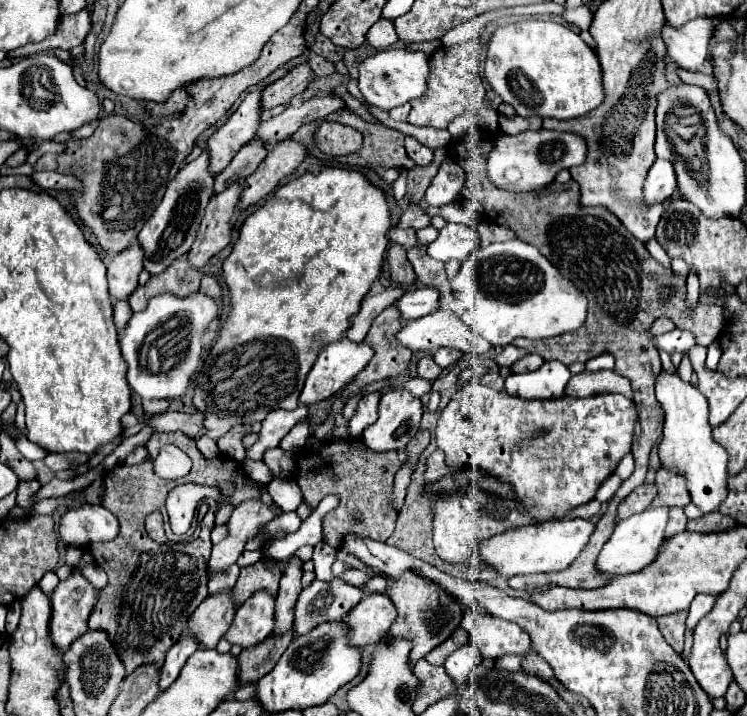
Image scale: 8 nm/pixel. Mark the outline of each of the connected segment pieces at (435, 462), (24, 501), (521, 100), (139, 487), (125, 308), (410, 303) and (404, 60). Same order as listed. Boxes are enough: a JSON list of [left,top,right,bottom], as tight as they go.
[[425,449,451,481],[17,481,41,509],[485,19,603,119],[89,459,215,673],[113,299,133,333],[393,287,439,321],[359,49,429,111]]

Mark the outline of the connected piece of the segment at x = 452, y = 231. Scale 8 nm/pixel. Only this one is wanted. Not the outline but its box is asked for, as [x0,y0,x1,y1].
[429,223,479,263]

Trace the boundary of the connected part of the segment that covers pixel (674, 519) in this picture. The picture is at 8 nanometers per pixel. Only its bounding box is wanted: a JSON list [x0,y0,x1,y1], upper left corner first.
[667,507,687,537]

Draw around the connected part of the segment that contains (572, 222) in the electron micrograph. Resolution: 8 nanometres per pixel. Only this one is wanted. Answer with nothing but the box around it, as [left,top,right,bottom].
[455,127,723,591]

